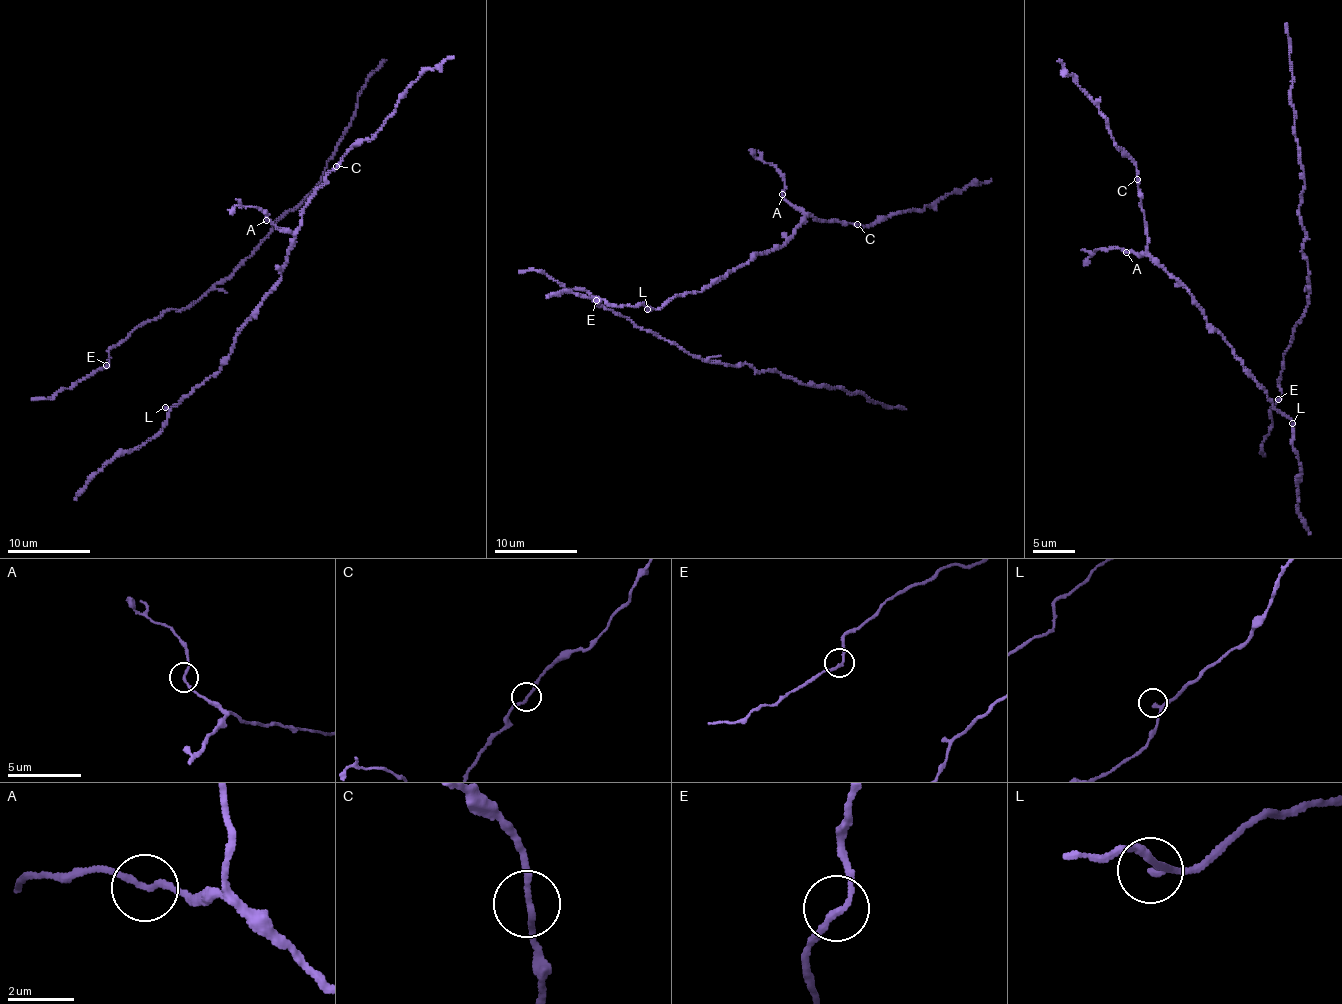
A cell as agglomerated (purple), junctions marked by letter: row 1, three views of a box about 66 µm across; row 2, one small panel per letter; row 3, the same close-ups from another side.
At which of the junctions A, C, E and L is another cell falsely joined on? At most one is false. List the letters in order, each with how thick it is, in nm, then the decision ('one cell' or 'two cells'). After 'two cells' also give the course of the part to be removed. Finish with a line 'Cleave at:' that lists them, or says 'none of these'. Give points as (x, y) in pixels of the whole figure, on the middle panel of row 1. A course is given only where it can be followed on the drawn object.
A: 170 nm | one cell
C: 170 nm | one cell
E: 180 nm | one cell
L: 190 nm | one cell
Cleave at: none of these

